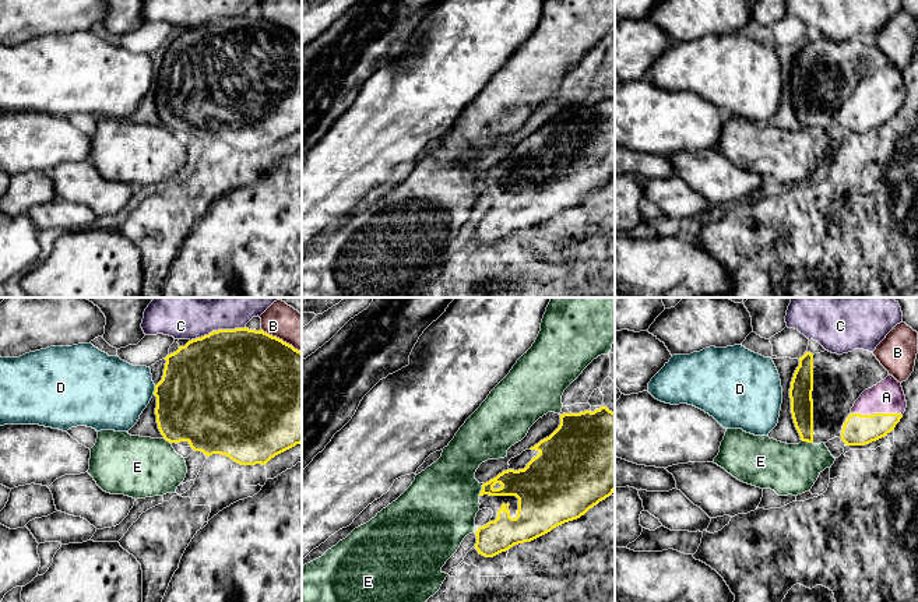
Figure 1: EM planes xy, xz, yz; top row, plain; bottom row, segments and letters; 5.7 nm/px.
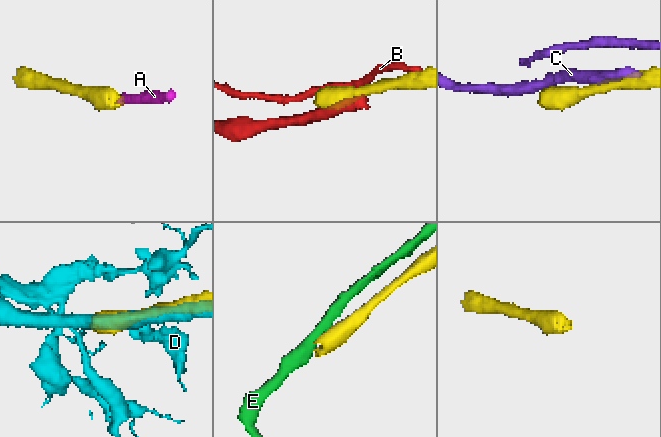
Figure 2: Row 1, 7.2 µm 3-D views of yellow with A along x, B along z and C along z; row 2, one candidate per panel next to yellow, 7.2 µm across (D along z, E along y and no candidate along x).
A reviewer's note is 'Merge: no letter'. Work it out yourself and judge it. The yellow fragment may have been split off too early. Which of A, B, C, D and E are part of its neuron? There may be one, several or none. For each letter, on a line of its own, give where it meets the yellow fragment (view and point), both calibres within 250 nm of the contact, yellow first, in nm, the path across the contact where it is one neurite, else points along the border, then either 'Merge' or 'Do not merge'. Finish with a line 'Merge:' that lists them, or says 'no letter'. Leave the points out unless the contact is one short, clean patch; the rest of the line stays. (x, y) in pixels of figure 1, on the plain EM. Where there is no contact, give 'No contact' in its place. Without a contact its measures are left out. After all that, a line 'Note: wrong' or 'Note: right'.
A: Touches yellow at yz (876, 101). Thickness 180 nm (yellow) against 190 nm. Path across: yz (858, 116), (876, 101), (886, 88), (886, 84). Merge
B: Touches yellow at xy (281, 27). Thickness 500 nm (yellow) against 200 nm. Do not merge
C: Touches yellow at xy (218, 17). Thickness 500 nm (yellow) against 160 nm. Boundary: xy (245, 13), (213, 17), (190, 28). Do not merge
D: Touches yellow at xy (155, 77). Thickness 480 nm (yellow) against 400 nm. Do not merge
E: Touches yellow at xz (482, 176). Thickness 180 nm (yellow) against 420 nm. Boundary: xz (484, 171), (478, 182). Do not merge
Merge: A
Note: wrong

